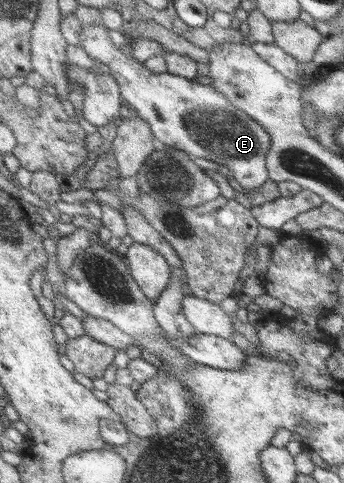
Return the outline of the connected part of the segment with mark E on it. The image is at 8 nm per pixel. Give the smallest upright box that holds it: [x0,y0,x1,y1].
[80,25,271,190]

